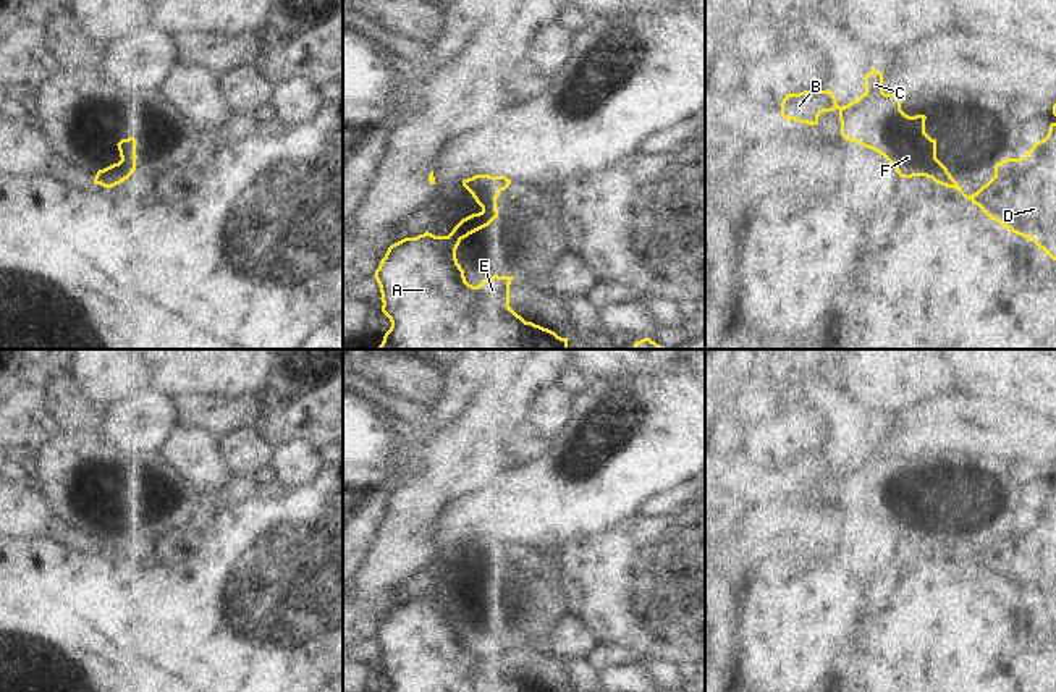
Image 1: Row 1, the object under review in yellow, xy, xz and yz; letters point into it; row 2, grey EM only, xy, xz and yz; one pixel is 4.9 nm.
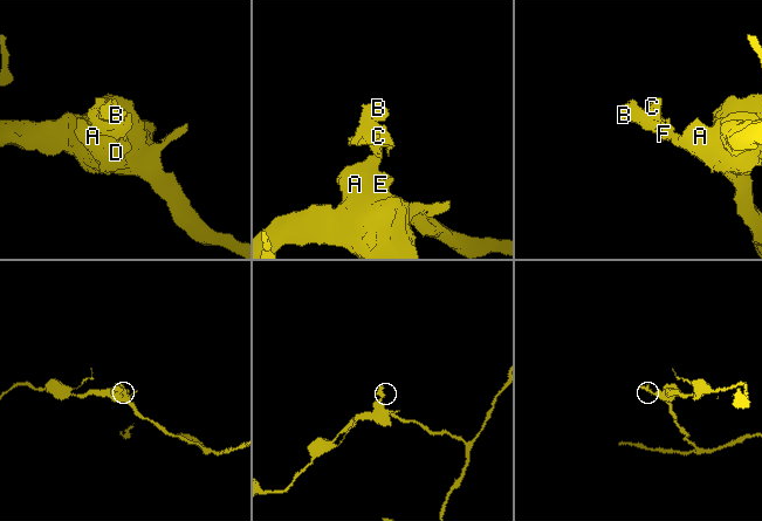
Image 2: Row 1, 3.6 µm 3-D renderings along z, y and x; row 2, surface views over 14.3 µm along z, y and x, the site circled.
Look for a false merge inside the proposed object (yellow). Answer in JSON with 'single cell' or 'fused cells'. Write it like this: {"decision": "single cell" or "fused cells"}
{"decision": "fused cells"}

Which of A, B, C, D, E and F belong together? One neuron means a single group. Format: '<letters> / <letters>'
A D E / B C F

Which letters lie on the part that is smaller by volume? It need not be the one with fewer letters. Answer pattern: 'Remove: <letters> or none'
Remove: B, C, F

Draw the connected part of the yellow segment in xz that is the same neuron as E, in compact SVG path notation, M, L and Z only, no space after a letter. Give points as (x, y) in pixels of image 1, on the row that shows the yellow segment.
M487 212L472 213L448 236L425 231L388 247L374 275L382 293L382 312L391 322L378 349L568 349L568 338L526 322L509 307L514 276L485 276L477 286L466 281L456 249L464 238L493 220Z

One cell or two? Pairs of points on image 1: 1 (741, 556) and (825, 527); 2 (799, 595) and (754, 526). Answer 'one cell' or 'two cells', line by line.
1: one cell
2: two cells

